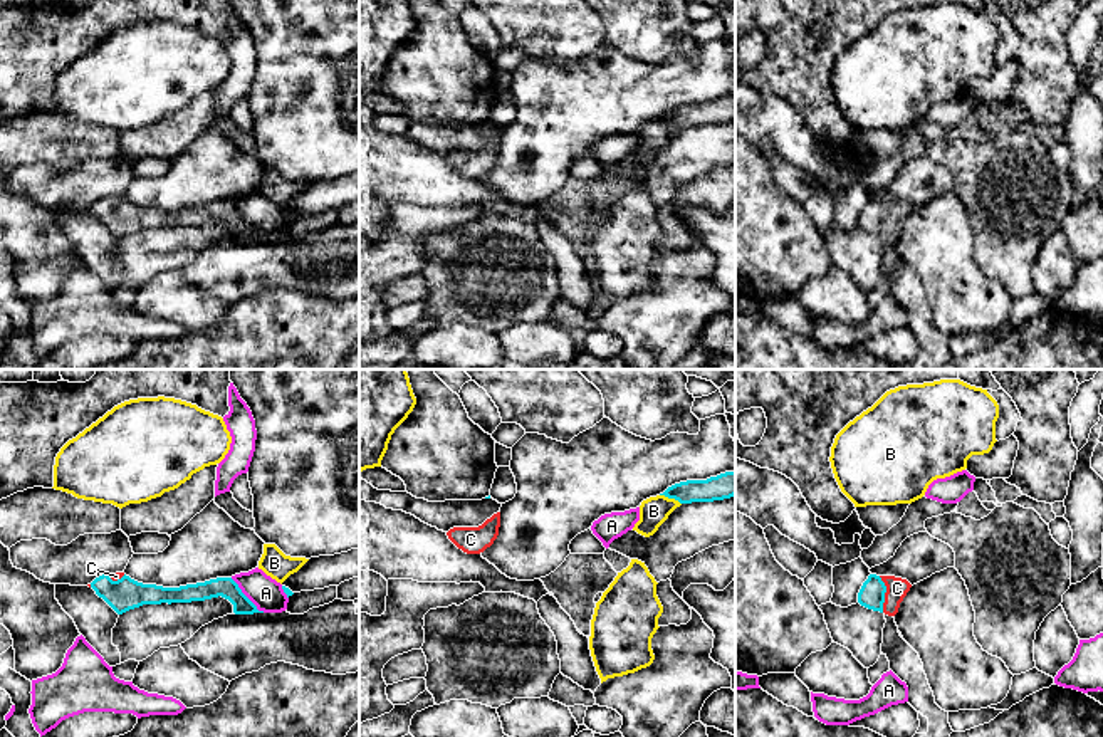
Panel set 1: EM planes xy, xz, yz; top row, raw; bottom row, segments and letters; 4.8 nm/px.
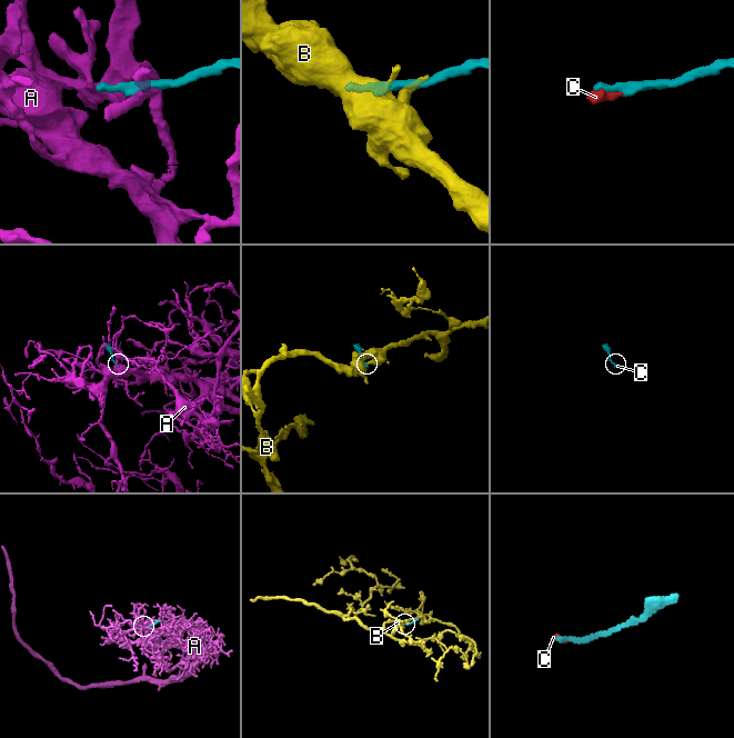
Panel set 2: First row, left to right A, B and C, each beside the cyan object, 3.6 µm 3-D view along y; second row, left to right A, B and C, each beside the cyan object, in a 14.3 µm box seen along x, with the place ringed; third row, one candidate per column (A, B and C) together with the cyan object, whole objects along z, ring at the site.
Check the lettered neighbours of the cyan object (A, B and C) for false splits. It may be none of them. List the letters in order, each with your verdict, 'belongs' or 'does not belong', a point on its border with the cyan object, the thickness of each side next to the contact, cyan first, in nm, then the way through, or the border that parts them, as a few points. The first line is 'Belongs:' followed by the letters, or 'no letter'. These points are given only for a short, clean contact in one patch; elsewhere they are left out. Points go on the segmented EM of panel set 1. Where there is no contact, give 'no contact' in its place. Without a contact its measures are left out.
Belongs: C
A: does not belong; contact xy (245, 596); calibres 100 and 160 nm; border xy (230, 578), (264, 611)
B: does not belong; contact xz (670, 497); calibres 120 and 140 nm; border xz (660, 494), (680, 504)
C: belongs; contact yz (883, 595); calibres 130 and 110 nm; way yz (872, 595), (883, 595), (897, 588)

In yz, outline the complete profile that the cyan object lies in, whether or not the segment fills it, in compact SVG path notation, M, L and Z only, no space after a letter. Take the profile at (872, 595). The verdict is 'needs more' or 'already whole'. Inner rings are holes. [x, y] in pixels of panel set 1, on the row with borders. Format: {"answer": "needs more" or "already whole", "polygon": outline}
{"answer": "needs more", "polygon": "M870 574L858 593L858 603L868 609L895 616L910 588L907 579Z"}

